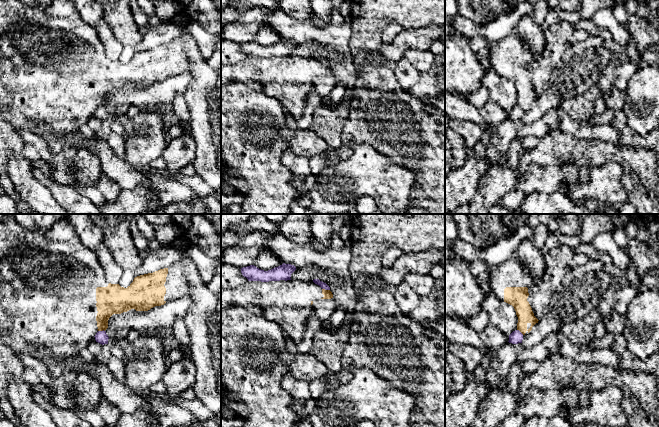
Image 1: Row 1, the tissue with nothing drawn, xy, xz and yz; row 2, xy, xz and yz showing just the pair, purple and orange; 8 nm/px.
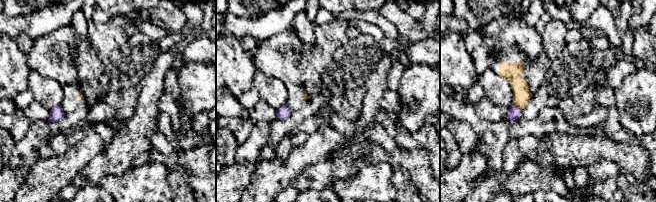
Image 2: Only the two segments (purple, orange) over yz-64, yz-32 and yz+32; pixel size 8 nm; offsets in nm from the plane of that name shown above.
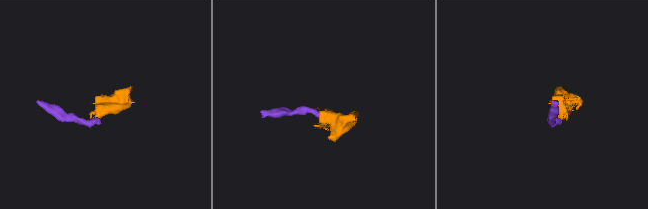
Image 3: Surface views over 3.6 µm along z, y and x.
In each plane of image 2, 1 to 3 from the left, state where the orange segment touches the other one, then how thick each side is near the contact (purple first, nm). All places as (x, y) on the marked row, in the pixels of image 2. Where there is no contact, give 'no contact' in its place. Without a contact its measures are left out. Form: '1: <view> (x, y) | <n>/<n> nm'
1: no contact
2: no contact
3: yz+32 (515, 106) | 100/140 nm

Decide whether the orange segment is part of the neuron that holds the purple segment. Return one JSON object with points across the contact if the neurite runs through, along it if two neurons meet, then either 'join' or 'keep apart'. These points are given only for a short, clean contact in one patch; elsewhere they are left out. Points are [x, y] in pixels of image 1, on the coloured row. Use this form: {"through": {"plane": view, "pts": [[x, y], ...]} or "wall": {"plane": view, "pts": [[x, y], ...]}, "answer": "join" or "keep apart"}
{"wall": {"plane": "xz", "pts": [[322, 288], [329, 290]]}, "answer": "keep apart"}

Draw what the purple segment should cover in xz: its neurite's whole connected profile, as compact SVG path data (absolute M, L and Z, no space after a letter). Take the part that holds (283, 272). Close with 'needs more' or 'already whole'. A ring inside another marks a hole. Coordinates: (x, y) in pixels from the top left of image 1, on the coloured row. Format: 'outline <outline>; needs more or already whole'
outline M285 264L275 267L271 270L264 271L254 265L241 268L241 273L248 281L280 281L291 280L291 274L296 270L296 267L291 264Z; already whole

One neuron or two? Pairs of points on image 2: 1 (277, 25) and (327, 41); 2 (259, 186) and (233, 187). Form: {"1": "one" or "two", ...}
{"1": "two", "2": "two"}

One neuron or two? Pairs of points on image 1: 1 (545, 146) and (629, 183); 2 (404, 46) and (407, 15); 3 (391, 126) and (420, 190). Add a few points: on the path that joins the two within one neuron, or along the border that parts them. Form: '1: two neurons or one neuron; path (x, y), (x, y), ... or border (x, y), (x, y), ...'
1: two neurons; border (625, 170), (631, 171), (643, 186)
2: two neurons; border (429, 25), (423, 28), (403, 30)
3: one neuron; path (407, 142), (422, 157), (422, 174)

